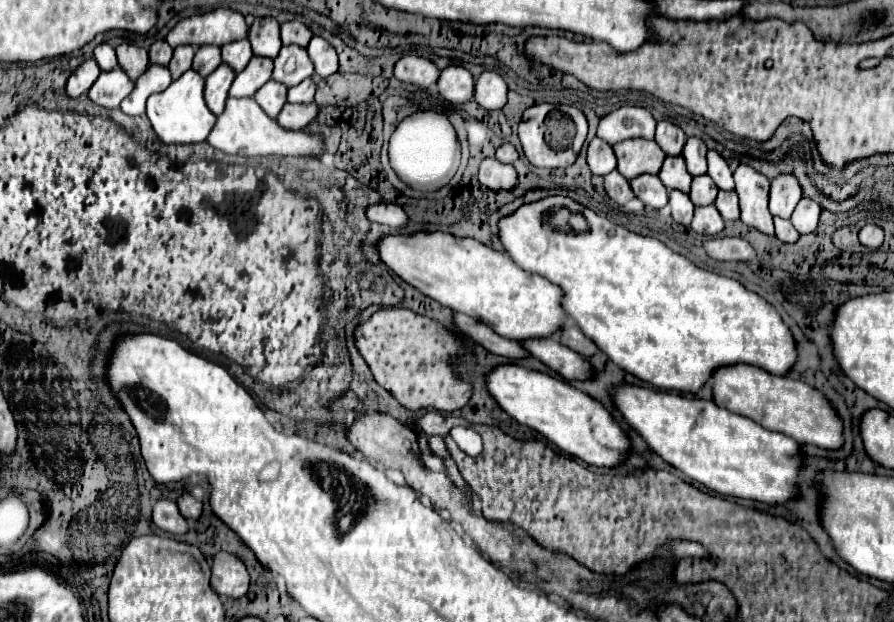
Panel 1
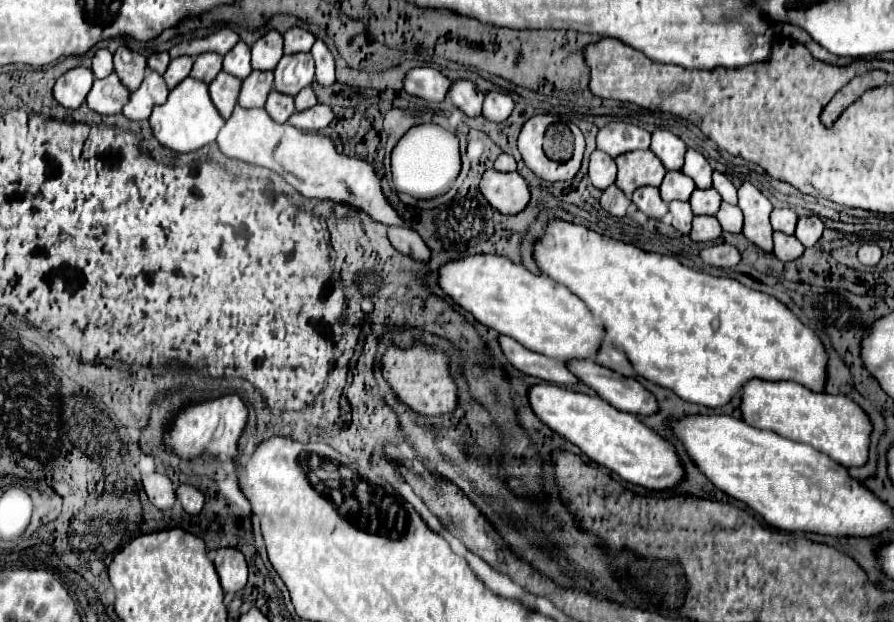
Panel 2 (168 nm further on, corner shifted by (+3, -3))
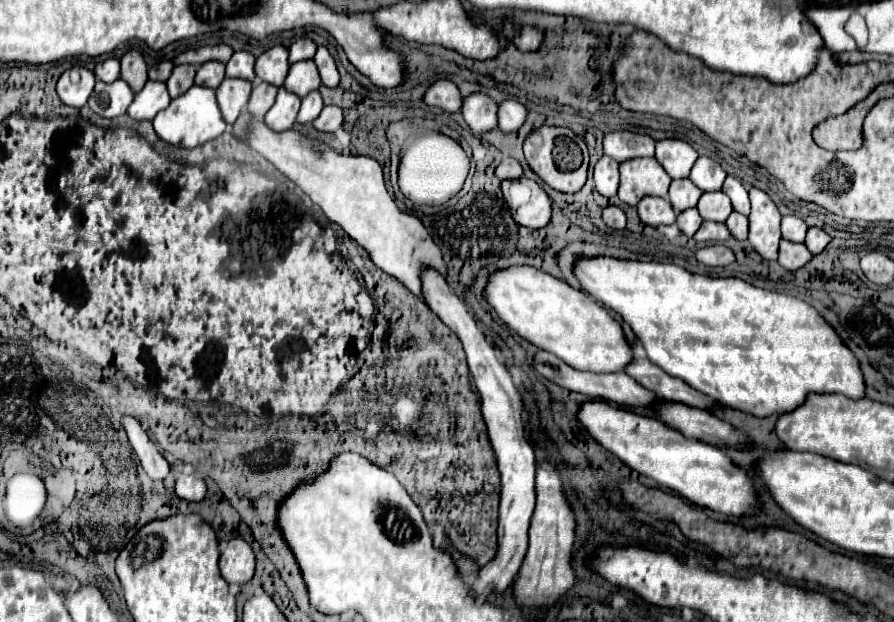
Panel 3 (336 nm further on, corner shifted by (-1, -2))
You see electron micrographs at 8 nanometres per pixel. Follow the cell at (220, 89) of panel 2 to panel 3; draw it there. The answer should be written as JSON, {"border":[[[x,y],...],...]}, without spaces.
{"border":[[[225,78],[217,88],[217,102],[221,108],[221,114],[227,124],[233,124],[237,116],[245,110],[245,104],[249,100],[253,84],[249,80],[239,78]]]}

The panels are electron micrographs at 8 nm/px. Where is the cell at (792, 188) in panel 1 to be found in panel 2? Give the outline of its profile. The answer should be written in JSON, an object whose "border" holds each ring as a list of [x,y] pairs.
{"border":[[[773,209],[771,225],[775,231],[781,231],[785,235],[793,235],[795,225],[797,225],[797,215],[793,209]]]}

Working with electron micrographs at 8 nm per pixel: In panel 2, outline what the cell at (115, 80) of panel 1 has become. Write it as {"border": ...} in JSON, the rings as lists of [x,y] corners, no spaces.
{"border":[[[113,73],[105,79],[95,79],[93,89],[87,95],[87,105],[101,115],[117,115],[129,101],[129,91]]]}

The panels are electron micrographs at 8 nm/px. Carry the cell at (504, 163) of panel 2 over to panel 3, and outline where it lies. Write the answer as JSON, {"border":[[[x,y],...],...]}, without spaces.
{"border":[[[505,156],[505,158],[501,160],[501,164],[495,168],[495,176],[497,176],[499,180],[521,178],[521,176],[523,176],[523,168],[521,168],[521,164],[519,164],[515,158]]]}

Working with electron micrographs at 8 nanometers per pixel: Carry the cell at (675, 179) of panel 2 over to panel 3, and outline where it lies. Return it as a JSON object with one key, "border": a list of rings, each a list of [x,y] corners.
{"border":[[[681,178],[681,180],[673,180],[669,186],[669,202],[677,212],[683,212],[687,208],[693,208],[699,200],[703,192],[689,180],[689,178]]]}

